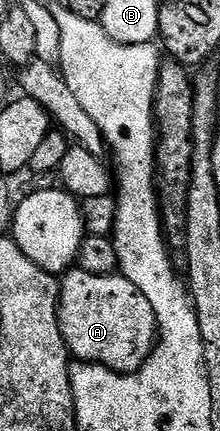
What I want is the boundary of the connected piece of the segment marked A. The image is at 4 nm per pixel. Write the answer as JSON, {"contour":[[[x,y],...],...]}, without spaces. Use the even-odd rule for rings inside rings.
{"contour":[[[70,269],[60,284],[57,316],[63,341],[74,360],[98,363],[120,375],[130,375],[149,360],[159,338],[155,309],[151,309],[151,301],[143,297],[143,293],[139,293],[124,275],[96,275]]]}

